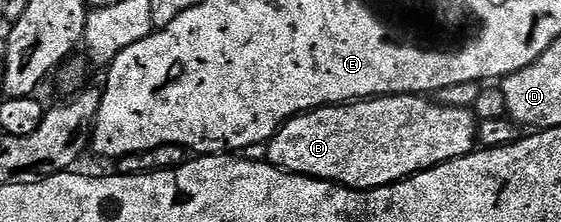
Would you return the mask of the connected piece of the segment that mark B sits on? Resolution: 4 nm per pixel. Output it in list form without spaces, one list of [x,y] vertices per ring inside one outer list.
[[[389,94],[383,98],[357,100],[339,106],[323,106],[321,110],[309,110],[306,114],[296,115],[289,122],[285,122],[276,131],[275,136],[267,142],[266,151],[268,150],[268,155],[266,155],[266,158],[271,165],[277,166],[279,170],[287,170],[289,174],[303,174],[305,178],[321,178],[324,182],[335,182],[337,186],[347,186],[349,190],[373,190],[374,188],[382,188],[412,178],[424,170],[441,166],[450,160],[458,160],[462,156],[472,153],[478,146],[476,141],[477,125],[478,119],[472,110],[443,106],[441,102],[419,94]]]

